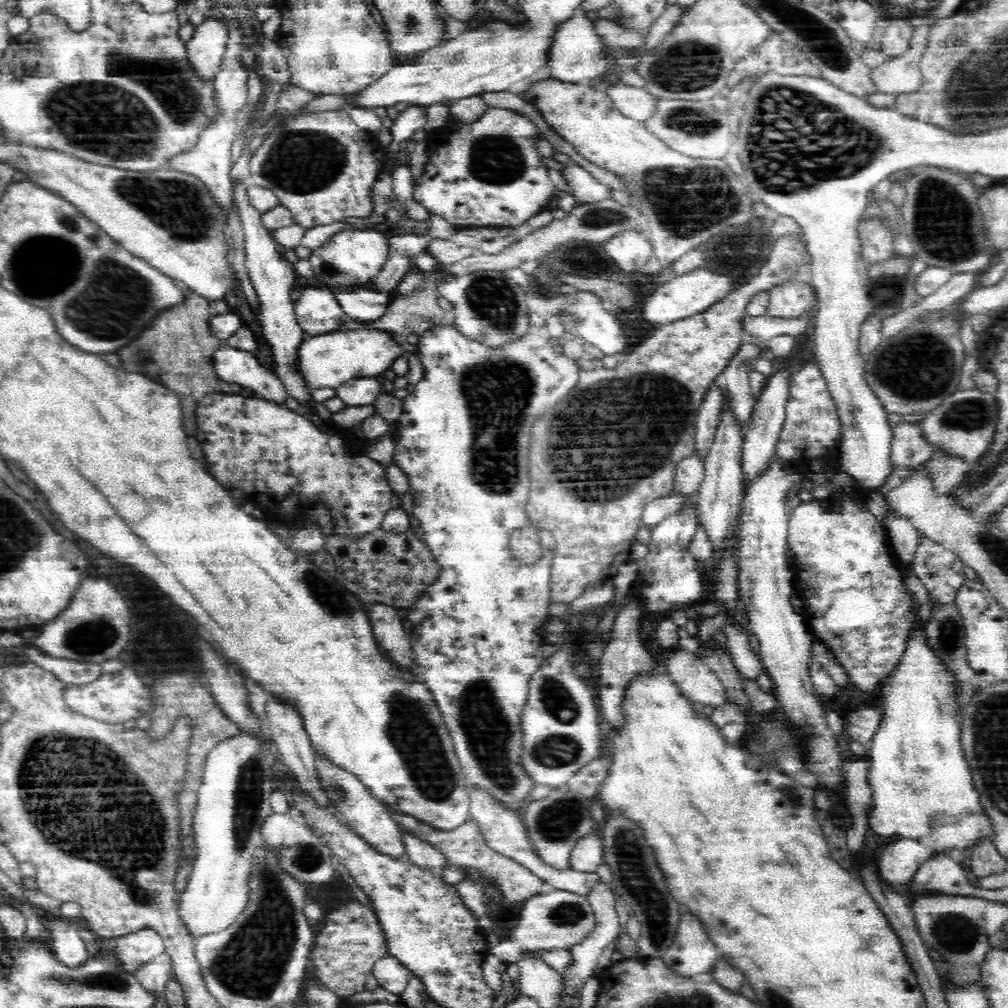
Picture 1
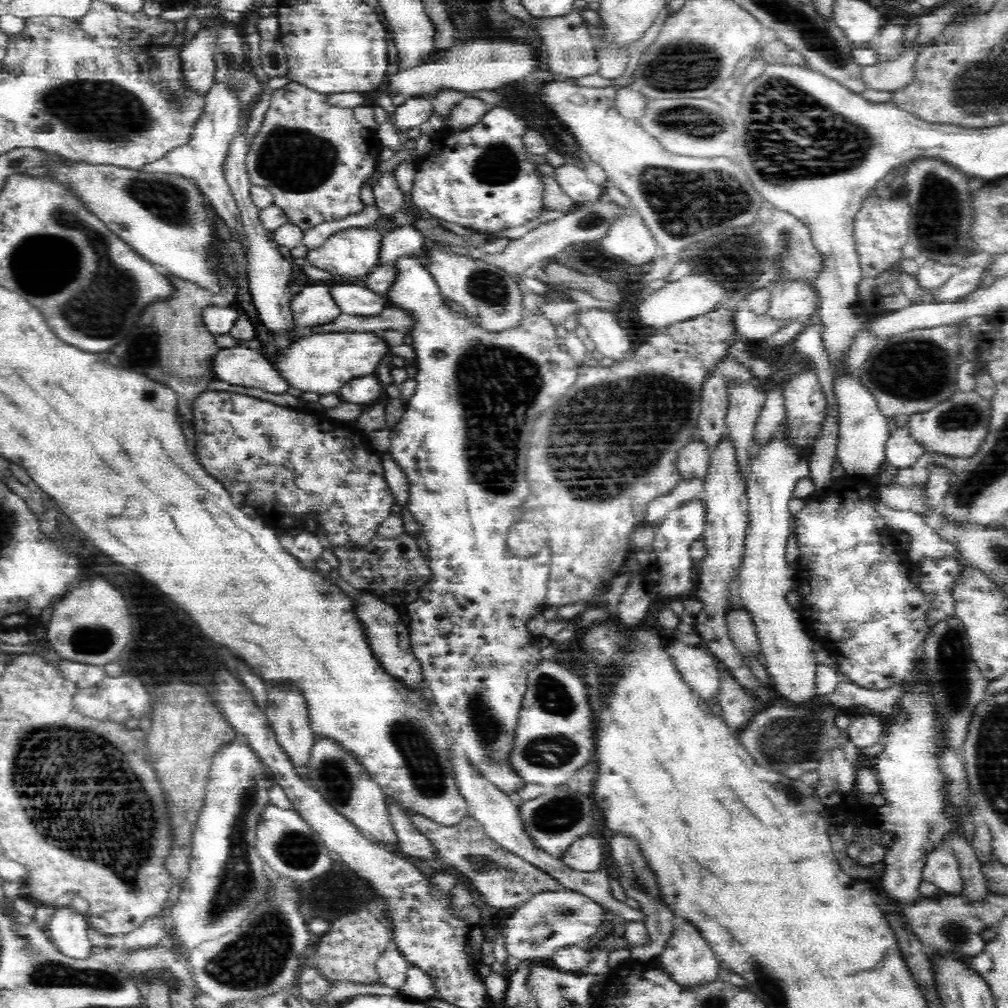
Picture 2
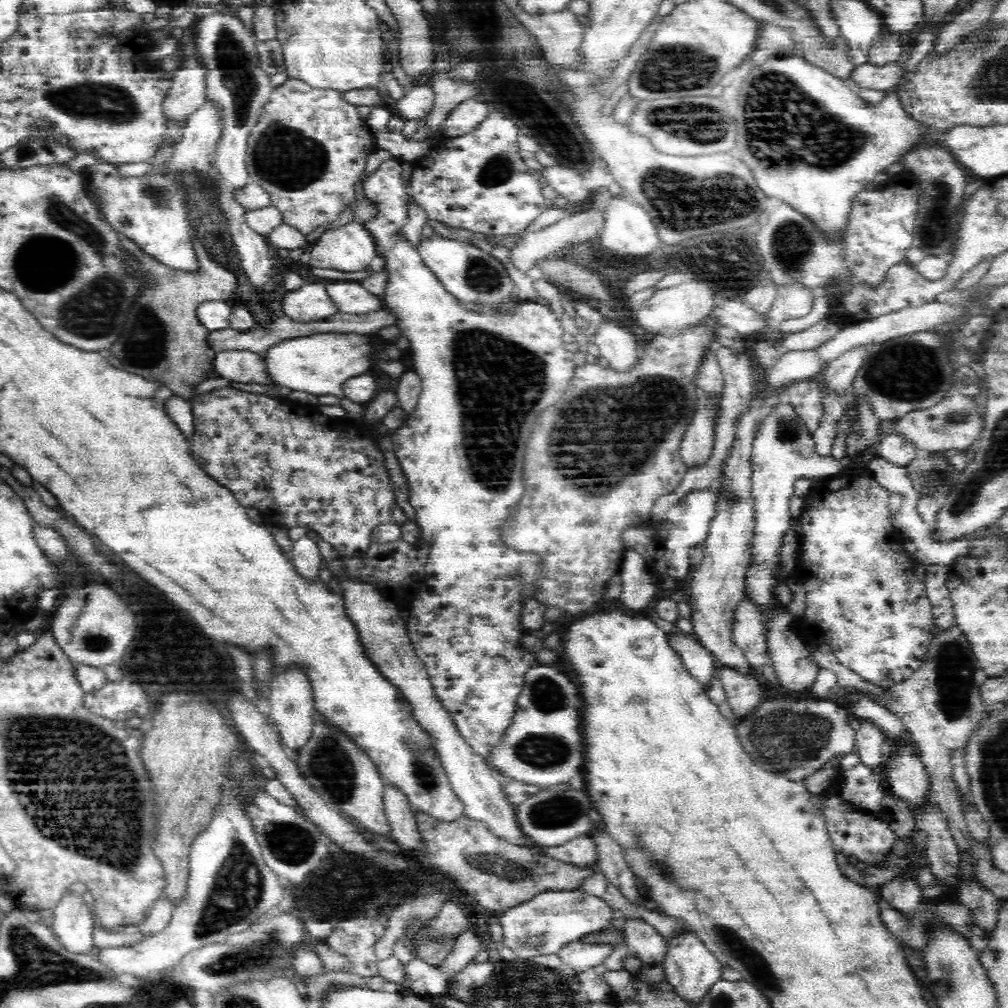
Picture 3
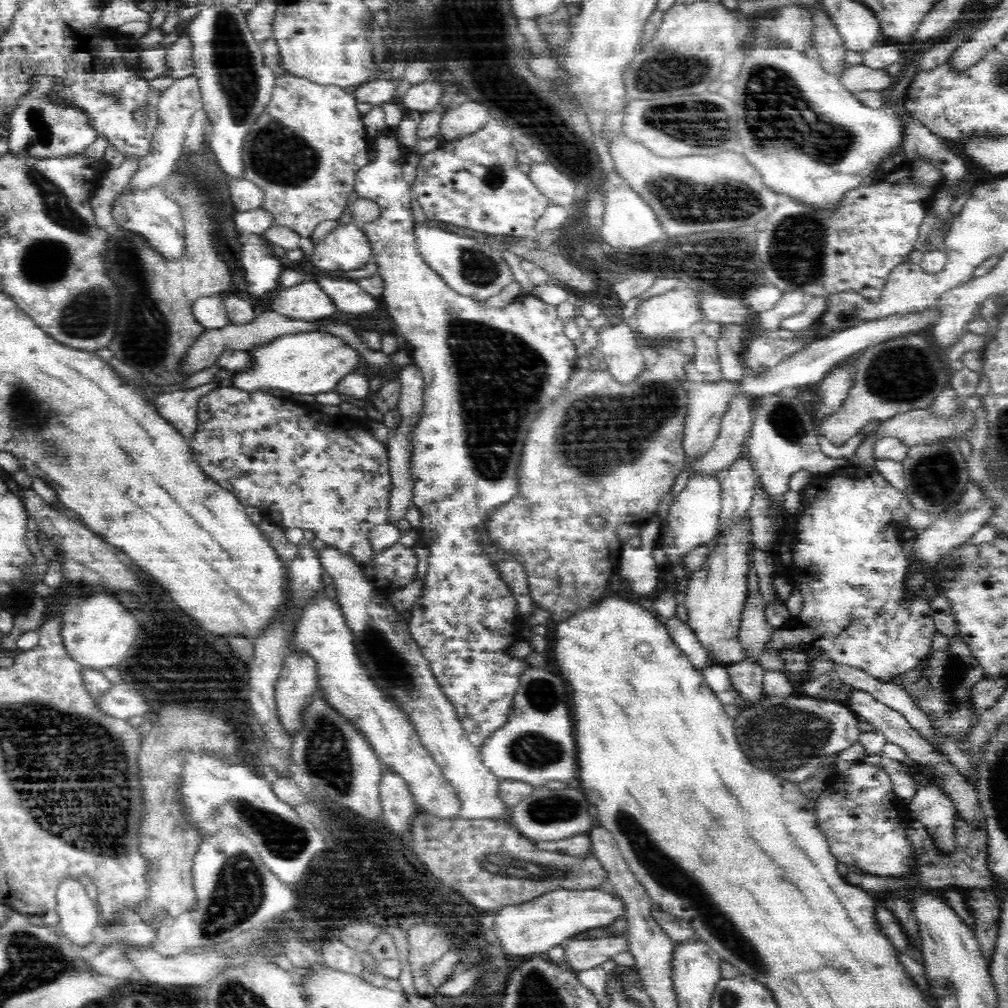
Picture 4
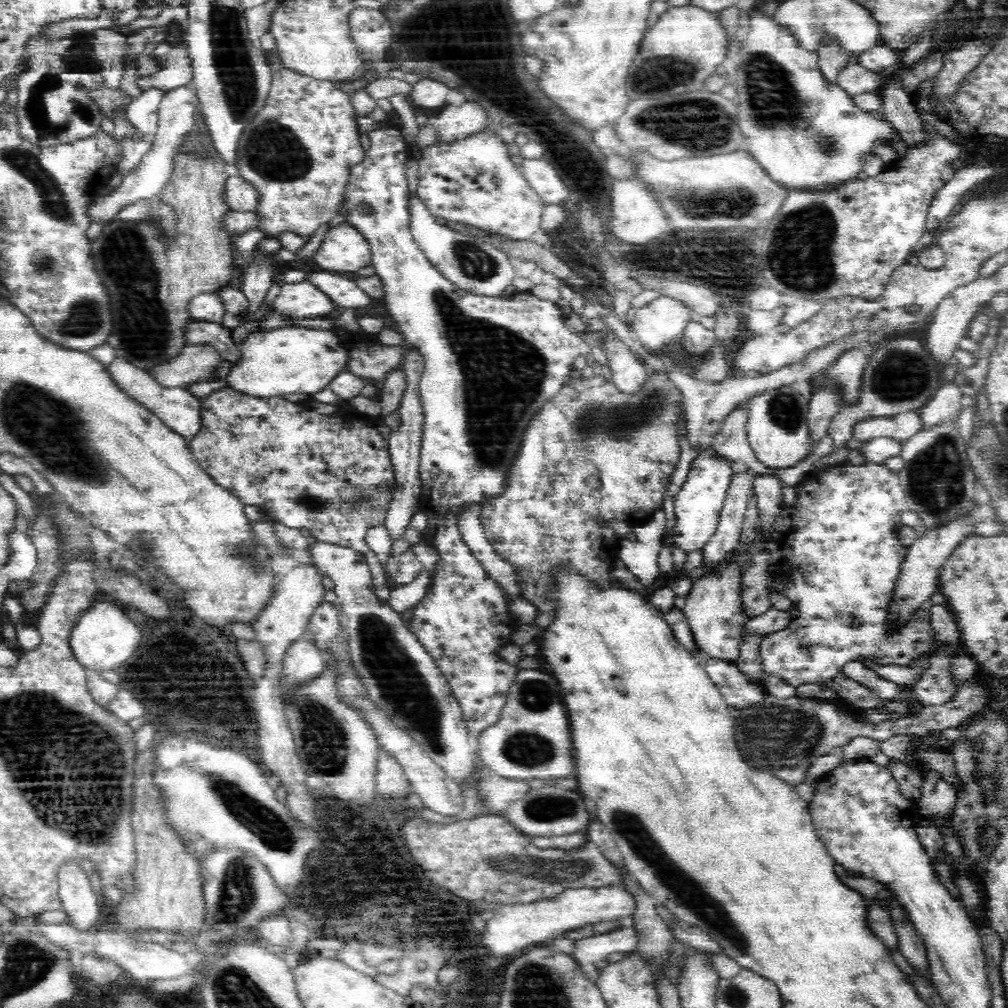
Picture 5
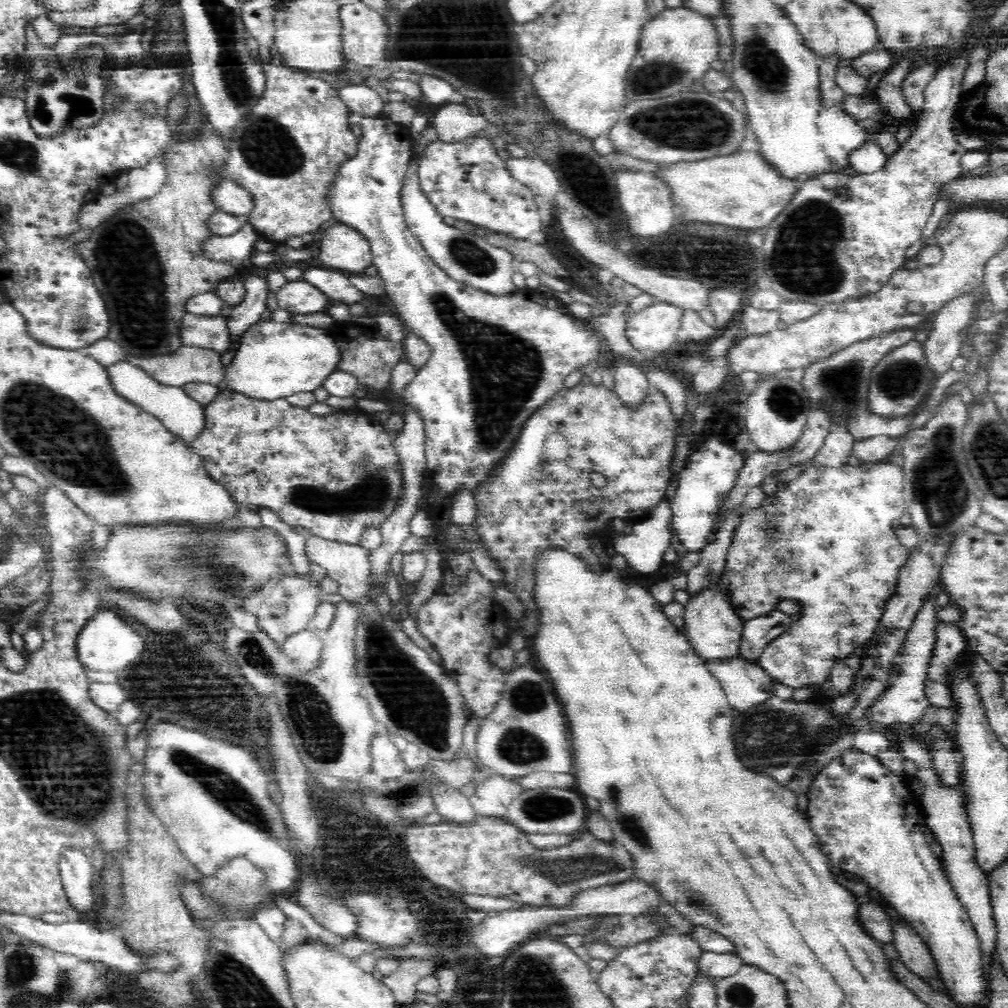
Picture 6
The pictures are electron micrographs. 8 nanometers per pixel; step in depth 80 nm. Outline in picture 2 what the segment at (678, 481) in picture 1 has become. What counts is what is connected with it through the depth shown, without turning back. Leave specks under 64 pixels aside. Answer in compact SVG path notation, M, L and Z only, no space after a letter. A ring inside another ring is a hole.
M697 434L694 441L690 441L679 450L677 467L682 479L707 476L711 447L698 438Z

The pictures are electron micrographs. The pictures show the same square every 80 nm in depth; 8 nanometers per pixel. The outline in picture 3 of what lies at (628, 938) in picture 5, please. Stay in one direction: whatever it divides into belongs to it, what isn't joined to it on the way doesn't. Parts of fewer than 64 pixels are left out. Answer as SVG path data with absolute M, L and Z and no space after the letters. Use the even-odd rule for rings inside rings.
M578 940L563 946L557 954L566 966L579 973L602 964L614 948L608 943L582 943Z

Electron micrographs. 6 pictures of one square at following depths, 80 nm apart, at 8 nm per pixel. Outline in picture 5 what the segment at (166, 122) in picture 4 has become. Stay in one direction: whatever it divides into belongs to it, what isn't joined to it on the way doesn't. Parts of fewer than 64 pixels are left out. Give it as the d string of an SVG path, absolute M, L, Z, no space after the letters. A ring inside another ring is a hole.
M190 84L182 85L164 93L164 97L159 102L160 106L158 106L158 130L156 130L150 150L143 154L138 165L124 176L123 181L115 188L115 191L103 197L99 196L90 205L91 222L114 219L121 207L128 206L129 203L136 202L137 199L160 194L164 186L168 184L178 147L186 138L188 131L194 126L194 116L197 114L196 108L198 108L196 88Z

